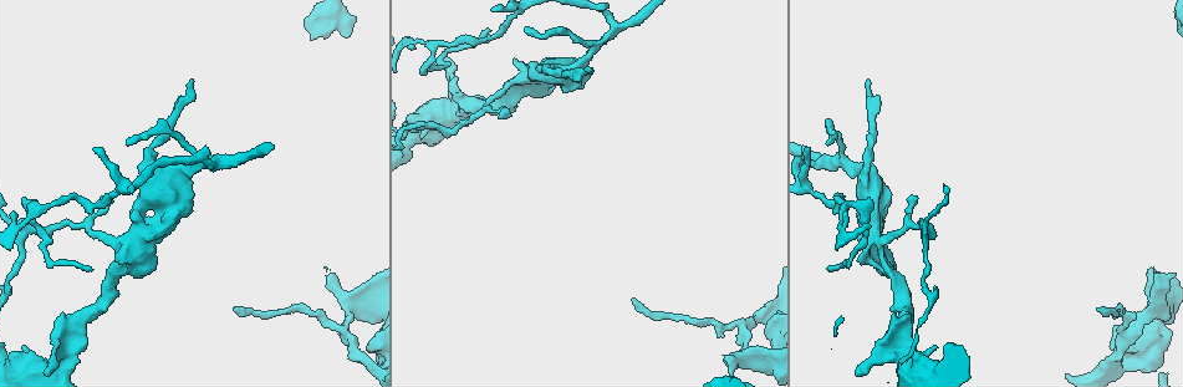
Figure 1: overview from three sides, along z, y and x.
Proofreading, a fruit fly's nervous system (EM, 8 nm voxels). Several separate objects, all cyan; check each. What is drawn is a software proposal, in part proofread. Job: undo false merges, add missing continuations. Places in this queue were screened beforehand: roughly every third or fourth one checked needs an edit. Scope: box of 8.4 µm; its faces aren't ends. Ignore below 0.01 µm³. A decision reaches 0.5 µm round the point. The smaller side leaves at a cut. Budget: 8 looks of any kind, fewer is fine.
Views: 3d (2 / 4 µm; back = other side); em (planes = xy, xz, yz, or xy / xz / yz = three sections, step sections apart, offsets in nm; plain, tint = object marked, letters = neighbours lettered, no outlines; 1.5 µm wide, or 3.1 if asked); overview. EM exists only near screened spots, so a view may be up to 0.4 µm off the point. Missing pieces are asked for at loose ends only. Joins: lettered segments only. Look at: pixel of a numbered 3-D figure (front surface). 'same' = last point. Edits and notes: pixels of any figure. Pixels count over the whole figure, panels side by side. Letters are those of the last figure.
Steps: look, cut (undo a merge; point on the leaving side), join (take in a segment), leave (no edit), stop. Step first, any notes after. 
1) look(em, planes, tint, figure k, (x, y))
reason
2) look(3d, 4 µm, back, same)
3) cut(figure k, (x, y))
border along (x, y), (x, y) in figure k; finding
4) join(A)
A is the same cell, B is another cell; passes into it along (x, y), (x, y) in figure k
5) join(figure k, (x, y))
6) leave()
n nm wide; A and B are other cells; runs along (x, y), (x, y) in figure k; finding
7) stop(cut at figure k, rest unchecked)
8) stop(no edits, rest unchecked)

look(3d, 2 µm, figure 1, (740, 325))
calibre changes

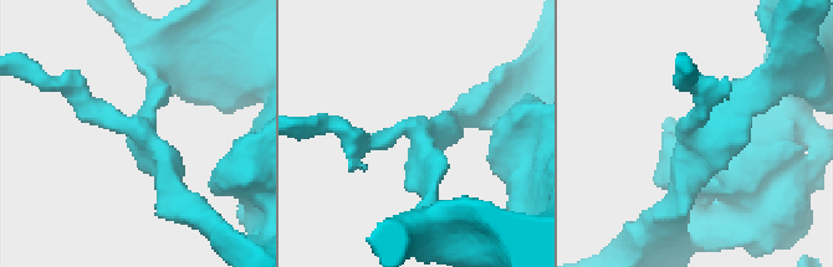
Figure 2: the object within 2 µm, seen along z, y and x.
look(em, planes, letters, figure 2, (697, 129))
shape alone is not enough

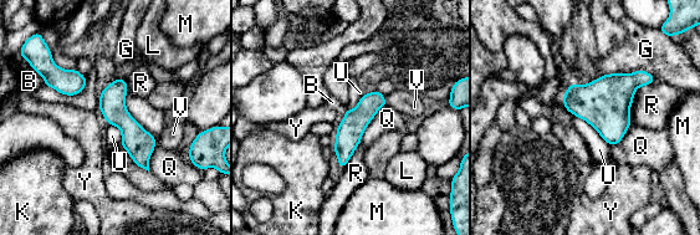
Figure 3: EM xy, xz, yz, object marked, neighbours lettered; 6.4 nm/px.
leave()
B, G, K, L, M, Q, R, U, V and Y are other cells; continuous, no second neuron

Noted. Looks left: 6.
look(em, planes, plain, figure 1, (921, 228))
abrupt turn

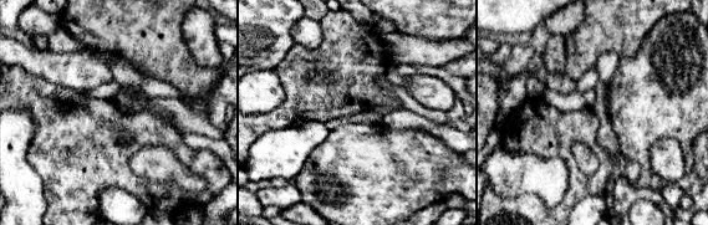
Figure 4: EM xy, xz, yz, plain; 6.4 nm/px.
look(em, planes, letters, same)
see the neighbours

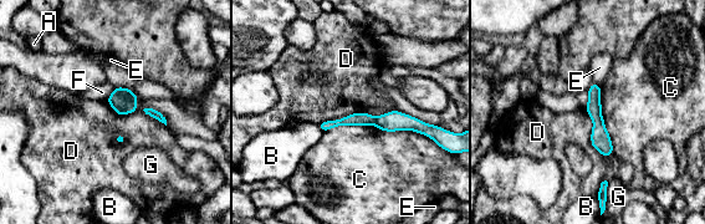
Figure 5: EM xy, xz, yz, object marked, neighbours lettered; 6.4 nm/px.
cut(figure 5, (361, 118))
A, B, C, D, E, F and G are other cells; border along (377, 117), (373, 125) in figure 5; a second neuron is stuck on

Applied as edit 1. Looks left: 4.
look(3d, 2 µm, back, figure 1, (189, 80))
an open end

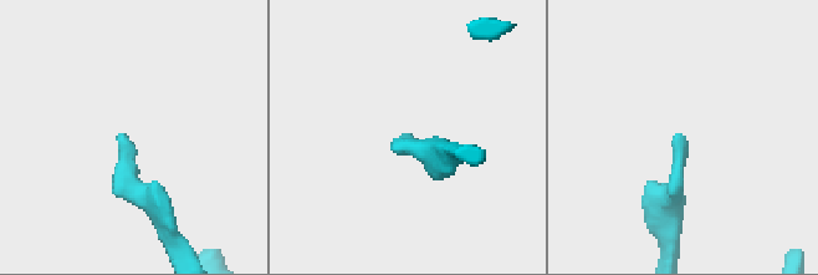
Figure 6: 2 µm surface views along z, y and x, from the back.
look(em, planes, plain, figure 6, (400, 140))

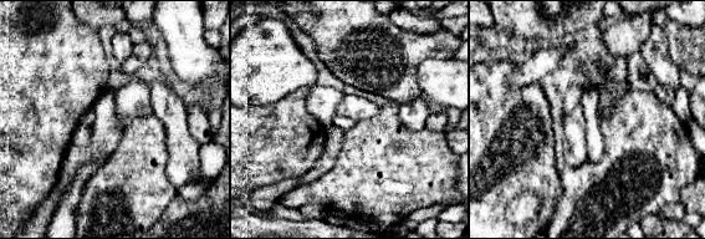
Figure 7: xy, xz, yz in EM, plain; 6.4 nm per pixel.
look(em, planes, letters, same)

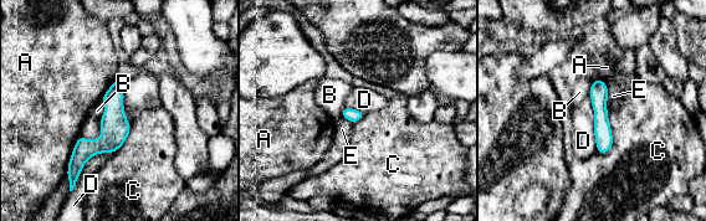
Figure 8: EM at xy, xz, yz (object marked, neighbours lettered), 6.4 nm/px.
leave()
90 nm wide; A, B, C, D and E are other cells; runs along (119, 83), (113, 129), (72, 169) in figure 8; no lettered segment goes on from it

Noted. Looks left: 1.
stop(cut at figure 5, rest unchecked)

